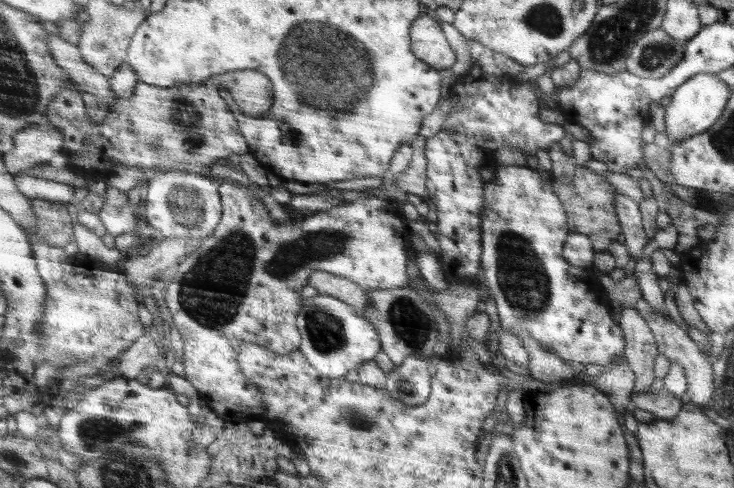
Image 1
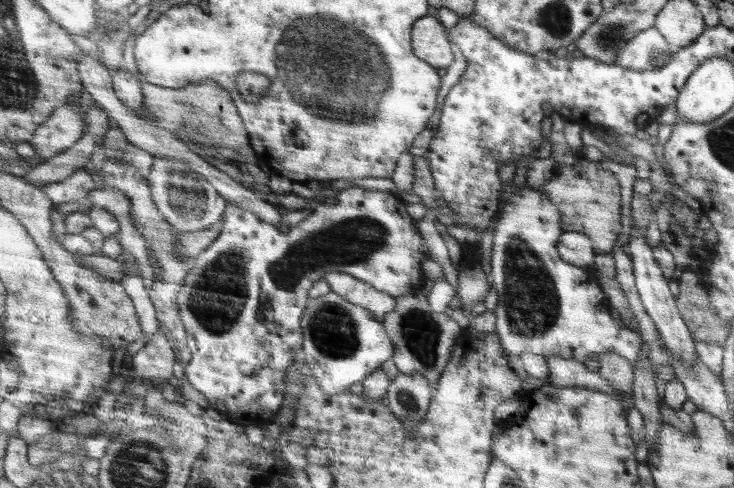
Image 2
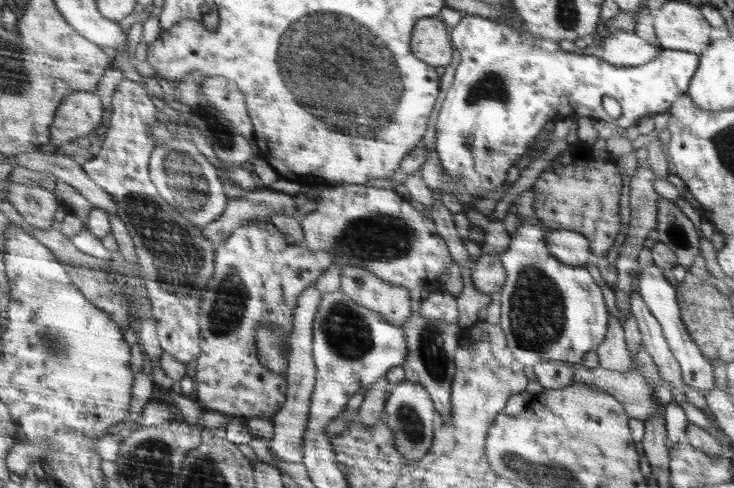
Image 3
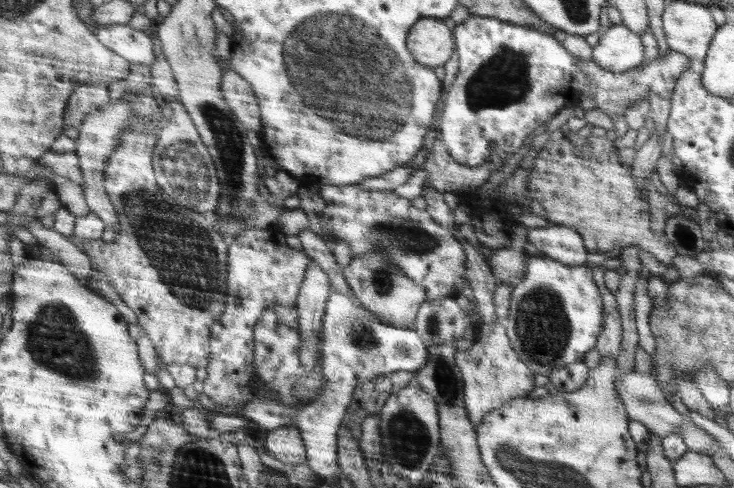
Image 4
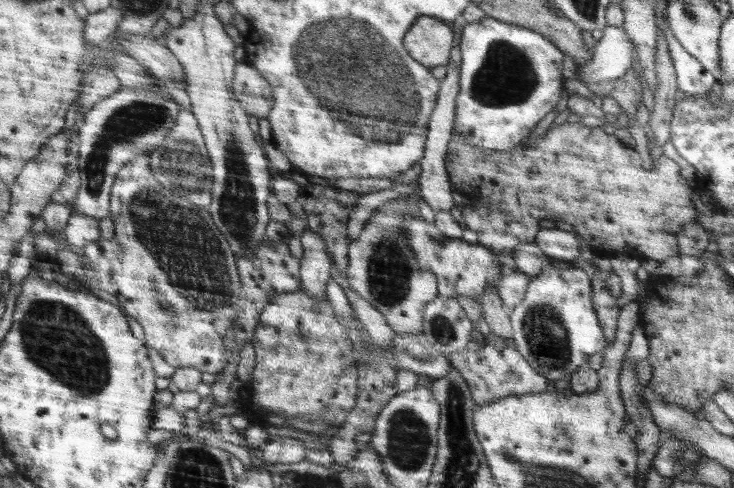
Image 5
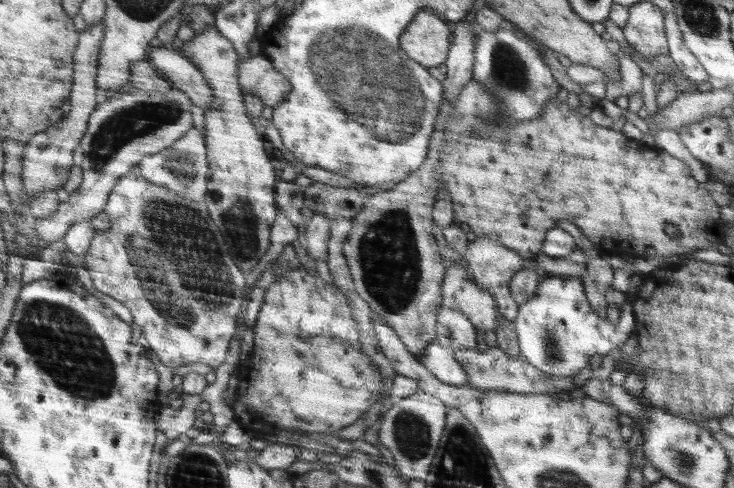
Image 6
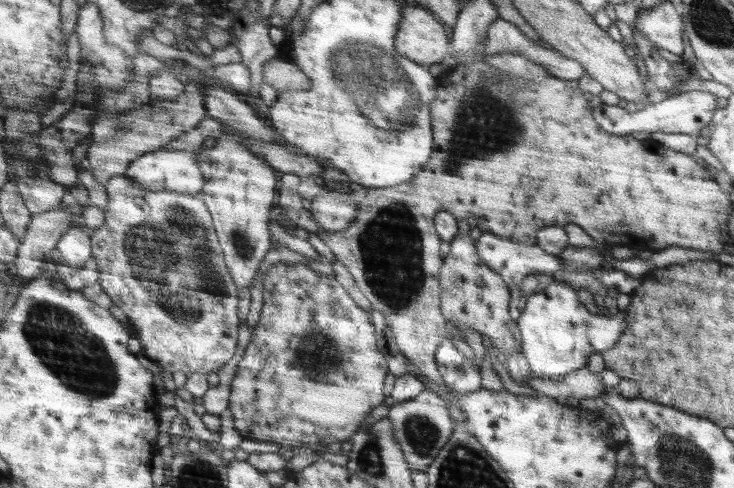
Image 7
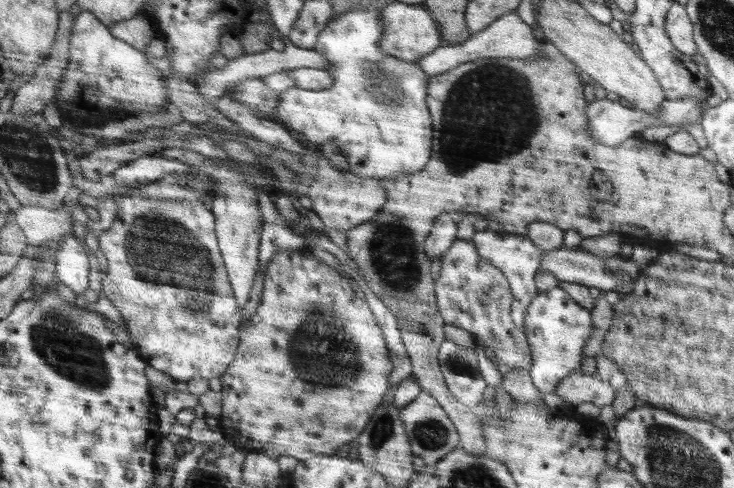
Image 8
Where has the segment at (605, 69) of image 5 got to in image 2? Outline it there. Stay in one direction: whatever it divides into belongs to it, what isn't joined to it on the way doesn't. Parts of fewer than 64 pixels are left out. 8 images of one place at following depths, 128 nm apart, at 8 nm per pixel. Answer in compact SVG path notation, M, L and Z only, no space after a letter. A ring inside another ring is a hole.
M655 27L648 28L628 40L618 52L615 64L623 68L642 71L661 68L671 60L675 48L668 42Z

